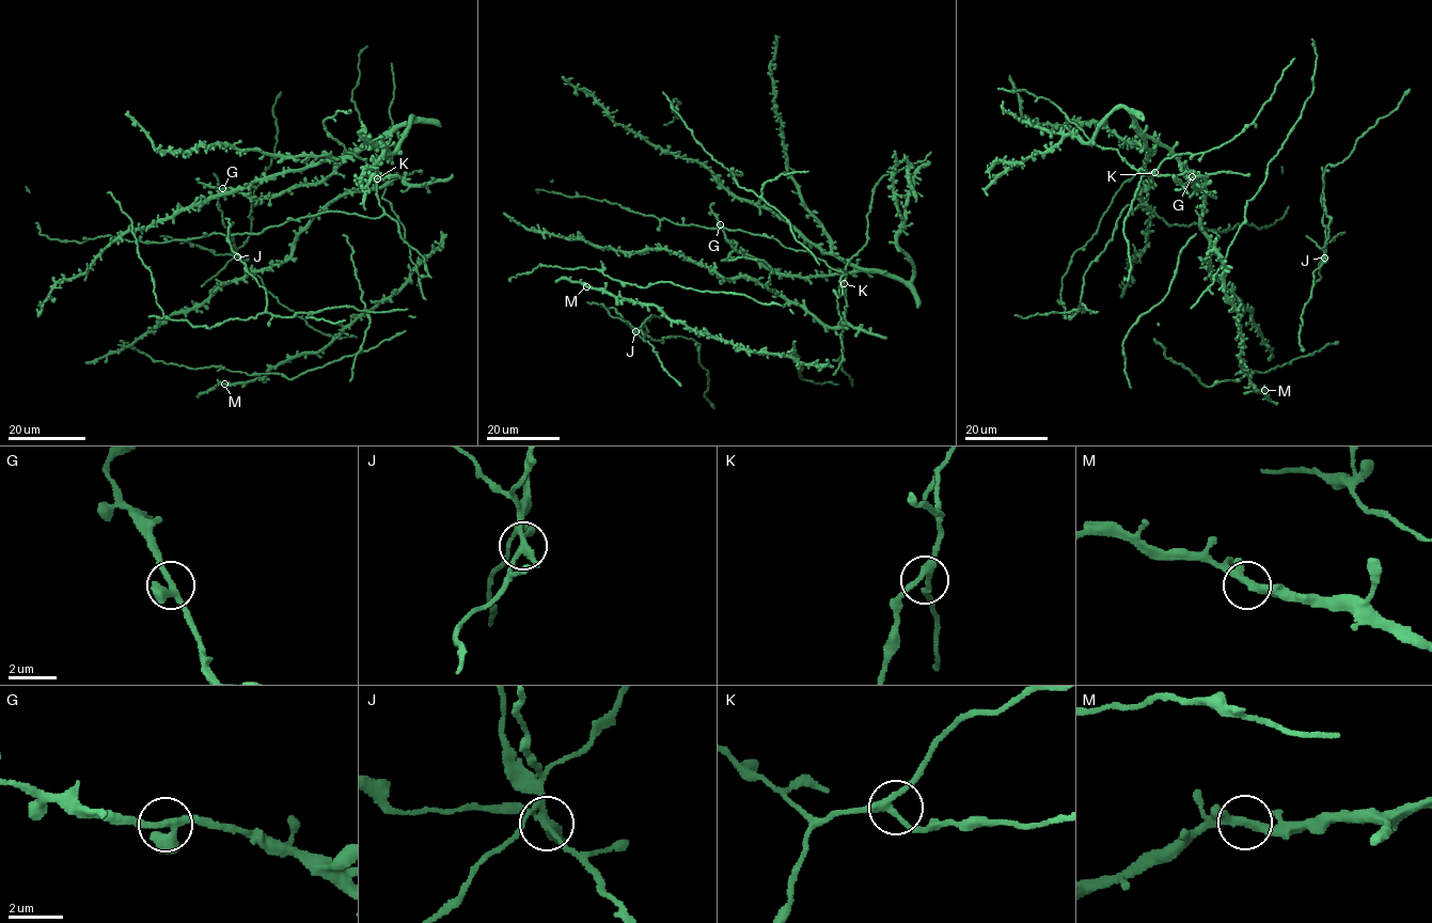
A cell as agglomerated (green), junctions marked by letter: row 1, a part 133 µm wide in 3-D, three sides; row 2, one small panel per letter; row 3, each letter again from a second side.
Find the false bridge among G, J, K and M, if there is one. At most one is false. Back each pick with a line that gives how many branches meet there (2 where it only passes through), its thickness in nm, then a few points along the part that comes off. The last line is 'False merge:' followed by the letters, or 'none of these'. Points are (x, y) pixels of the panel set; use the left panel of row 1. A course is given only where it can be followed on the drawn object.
J: 4 branches meet; 260 nm thick; foreign part runs (237, 256), (237, 250), (250, 234), (254, 190), (265, 168), (270, 167), (277, 141), (272, 109), (281, 91)
False merge: J

